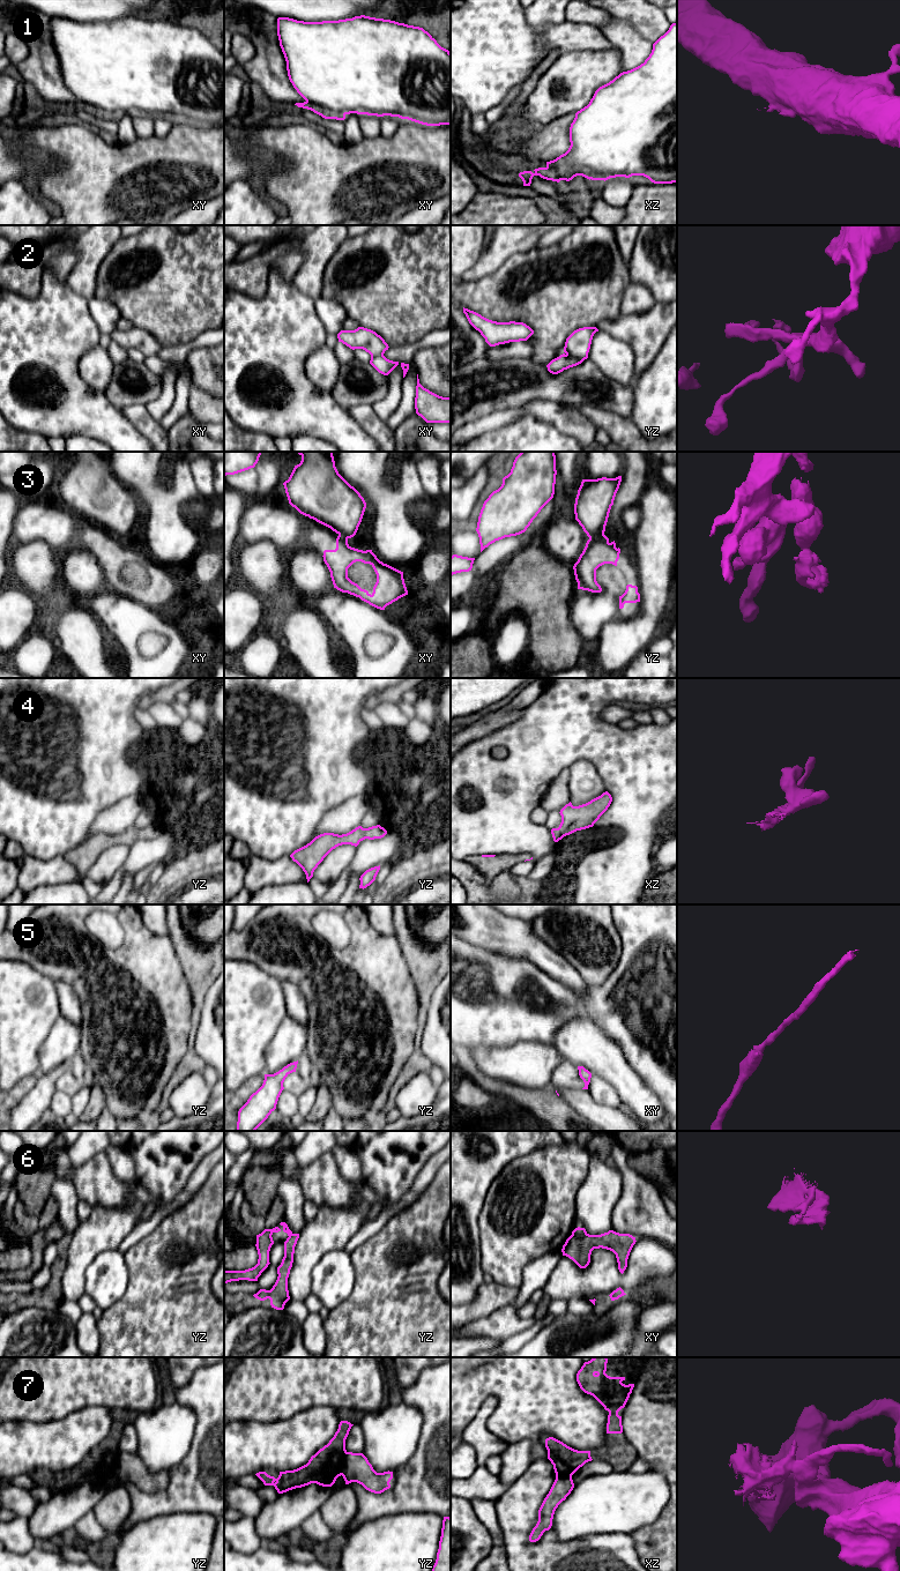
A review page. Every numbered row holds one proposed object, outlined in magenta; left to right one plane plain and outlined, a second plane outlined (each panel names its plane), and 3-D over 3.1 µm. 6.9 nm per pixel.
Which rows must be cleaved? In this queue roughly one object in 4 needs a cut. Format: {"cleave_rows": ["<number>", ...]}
{"cleave_rows": ["1", "2", "3", "6", "7"]}

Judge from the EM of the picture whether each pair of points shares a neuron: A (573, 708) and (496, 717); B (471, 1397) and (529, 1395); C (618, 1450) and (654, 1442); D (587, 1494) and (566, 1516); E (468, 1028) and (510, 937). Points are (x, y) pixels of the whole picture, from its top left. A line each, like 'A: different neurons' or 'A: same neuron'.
A: different neurons
B: same neuron
C: different neurons
D: same neuron
E: different neurons

